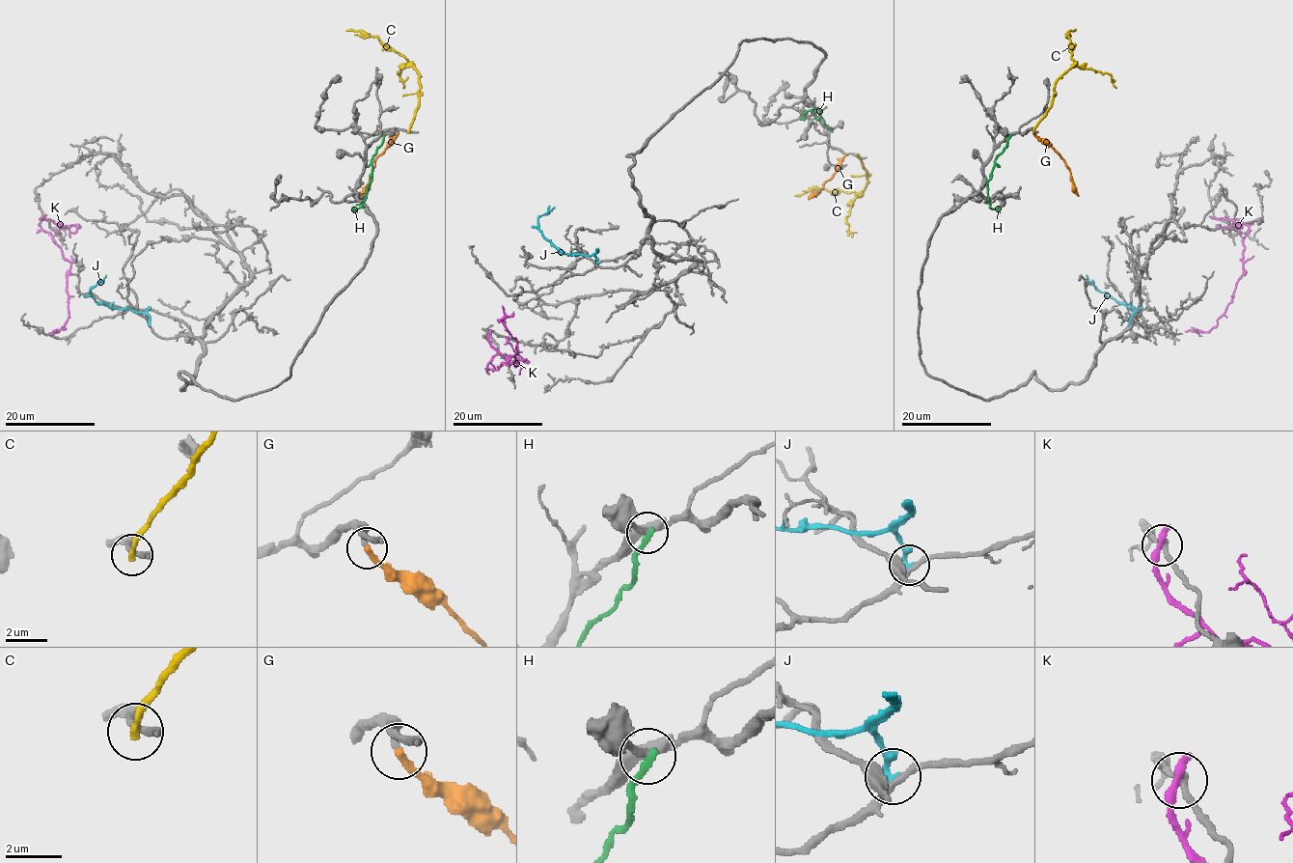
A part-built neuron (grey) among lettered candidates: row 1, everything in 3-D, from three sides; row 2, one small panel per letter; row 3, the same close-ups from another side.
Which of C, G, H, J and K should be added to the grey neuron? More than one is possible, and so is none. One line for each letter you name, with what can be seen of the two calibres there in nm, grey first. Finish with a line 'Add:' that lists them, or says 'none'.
G: 180/280 nm
Add: G

